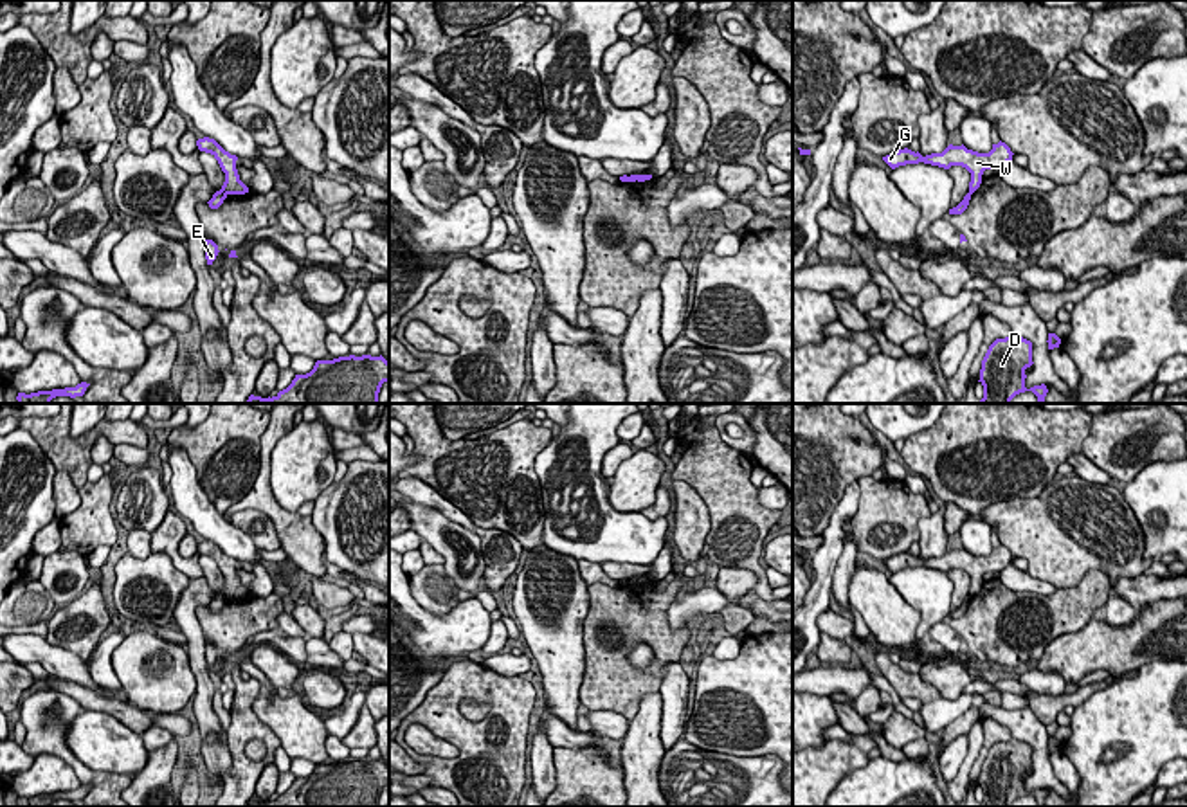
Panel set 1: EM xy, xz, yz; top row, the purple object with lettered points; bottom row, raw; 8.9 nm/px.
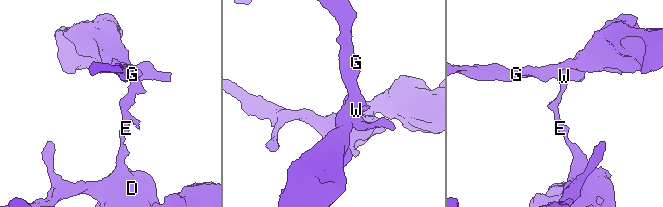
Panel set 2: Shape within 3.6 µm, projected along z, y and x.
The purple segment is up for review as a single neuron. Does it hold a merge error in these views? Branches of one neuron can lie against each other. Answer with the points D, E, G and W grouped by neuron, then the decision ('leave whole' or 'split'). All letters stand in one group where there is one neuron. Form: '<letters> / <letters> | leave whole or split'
D E / G W | split

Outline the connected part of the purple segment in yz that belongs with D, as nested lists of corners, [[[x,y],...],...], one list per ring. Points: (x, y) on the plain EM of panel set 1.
[[[1010,739],[1005,742],[996,742],[983,764],[980,773],[980,787],[983,789],[982,807],[1010,807],[1010,803],[1025,794],[1032,794],[1037,800],[1037,807],[1045,807],[1048,796],[1047,789],[1025,791],[1025,773],[1032,766],[1032,746]]]

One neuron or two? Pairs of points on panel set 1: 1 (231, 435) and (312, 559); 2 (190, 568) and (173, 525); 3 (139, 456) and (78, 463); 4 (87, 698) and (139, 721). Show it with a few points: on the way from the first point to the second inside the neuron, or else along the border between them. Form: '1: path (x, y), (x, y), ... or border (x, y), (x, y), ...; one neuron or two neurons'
1: border (263, 433), (260, 440), (258, 478), (229, 507); two neurons
2: path (179, 559), (172, 552), (172, 535); one neuron
3: border (114, 444), (132, 444), (144, 449); two neurons
4: path (99, 703), (126, 714); one neuron

